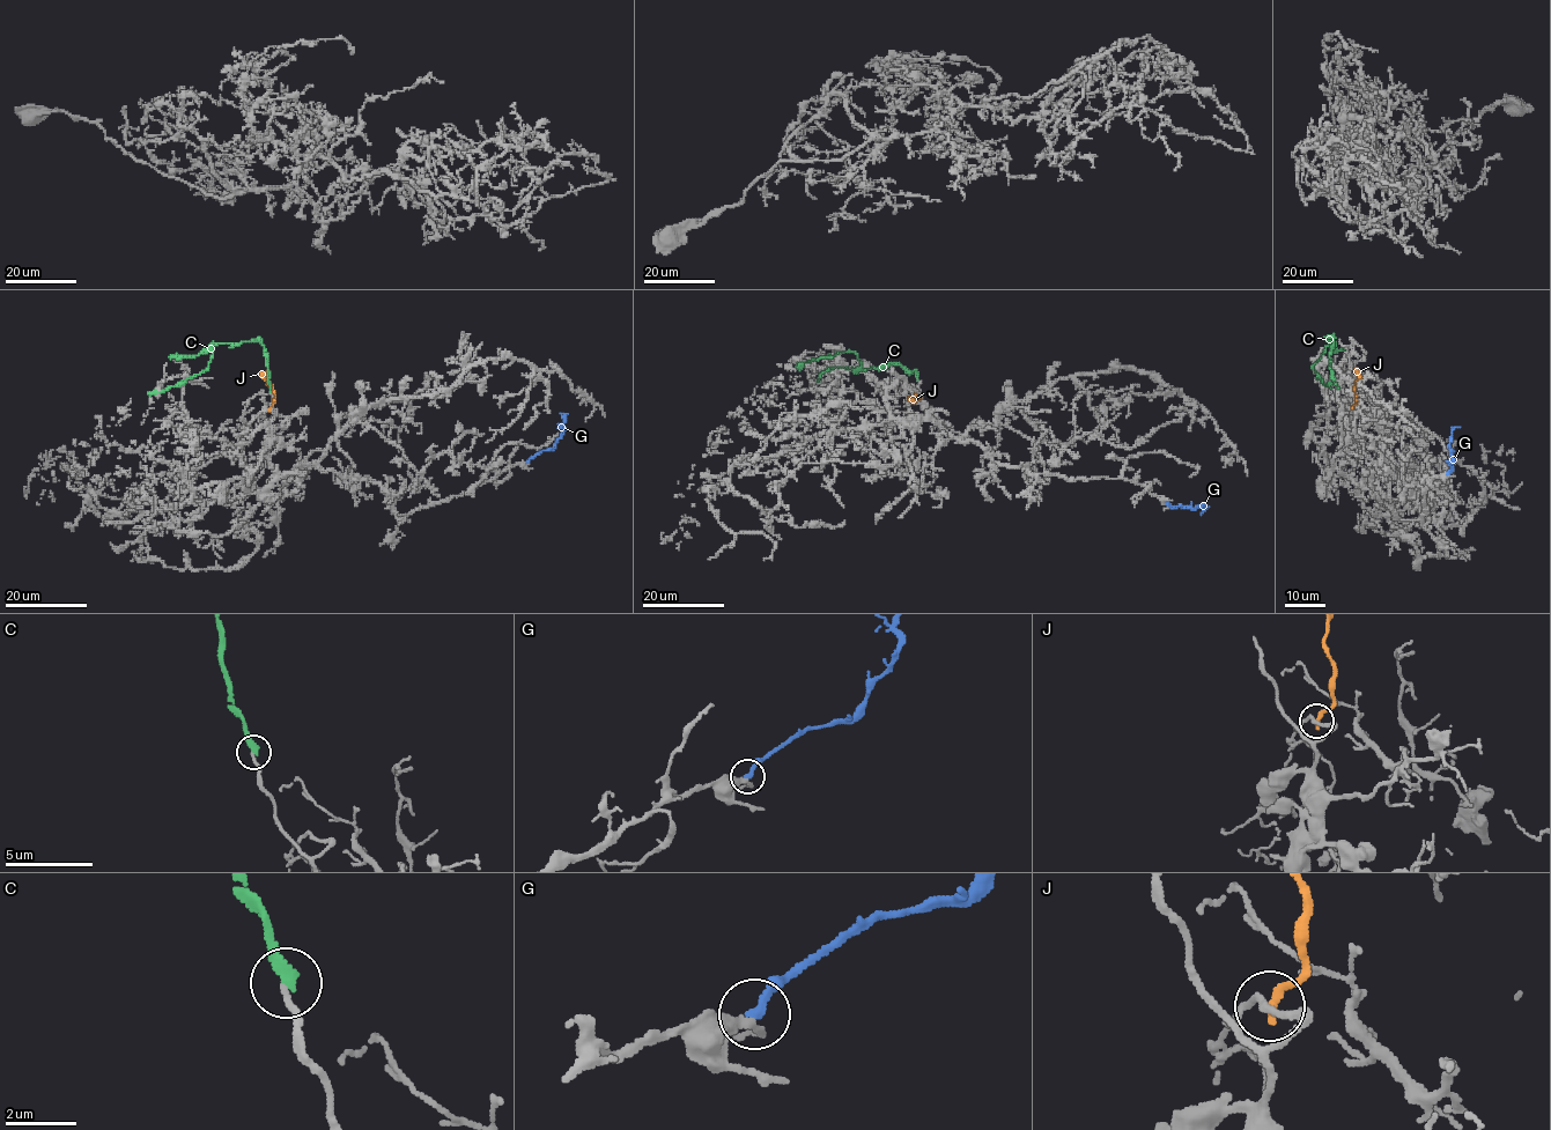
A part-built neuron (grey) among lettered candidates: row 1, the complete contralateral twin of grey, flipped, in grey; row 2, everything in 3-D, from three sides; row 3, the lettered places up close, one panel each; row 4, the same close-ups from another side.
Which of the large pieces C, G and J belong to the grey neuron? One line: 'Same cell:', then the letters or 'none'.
Same cell: G

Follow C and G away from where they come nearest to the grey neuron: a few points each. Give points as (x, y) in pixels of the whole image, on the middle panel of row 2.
C: (917, 379), (915, 370), (908, 371), (891, 363), (879, 369), (863, 369), (851, 351), (818, 357), (797, 367)
G: (1167, 502), (1191, 508), (1202, 504), (1201, 514)

